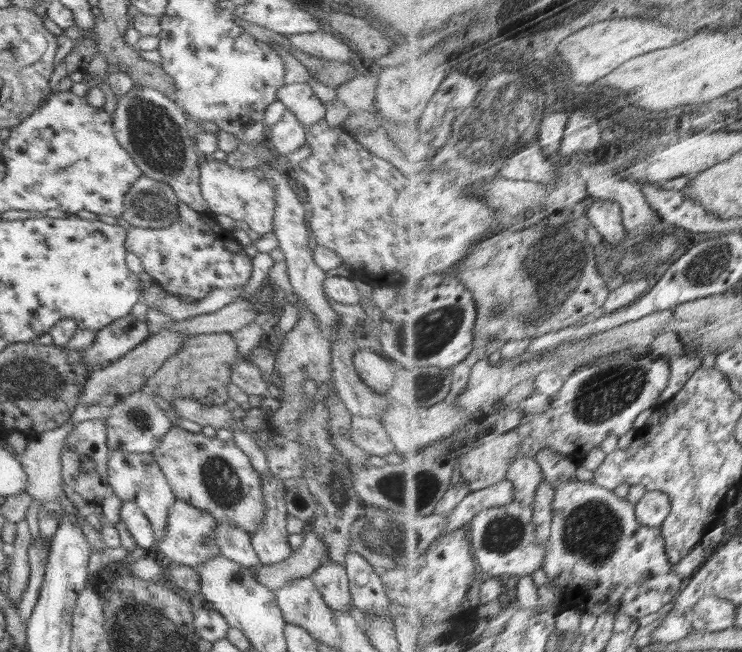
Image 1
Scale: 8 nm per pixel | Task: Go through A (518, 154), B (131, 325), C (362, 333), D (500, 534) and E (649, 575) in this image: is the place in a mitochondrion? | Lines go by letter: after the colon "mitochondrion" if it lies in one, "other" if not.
A: mitochondrion
B: other
C: other
D: mitochondrion
E: other

